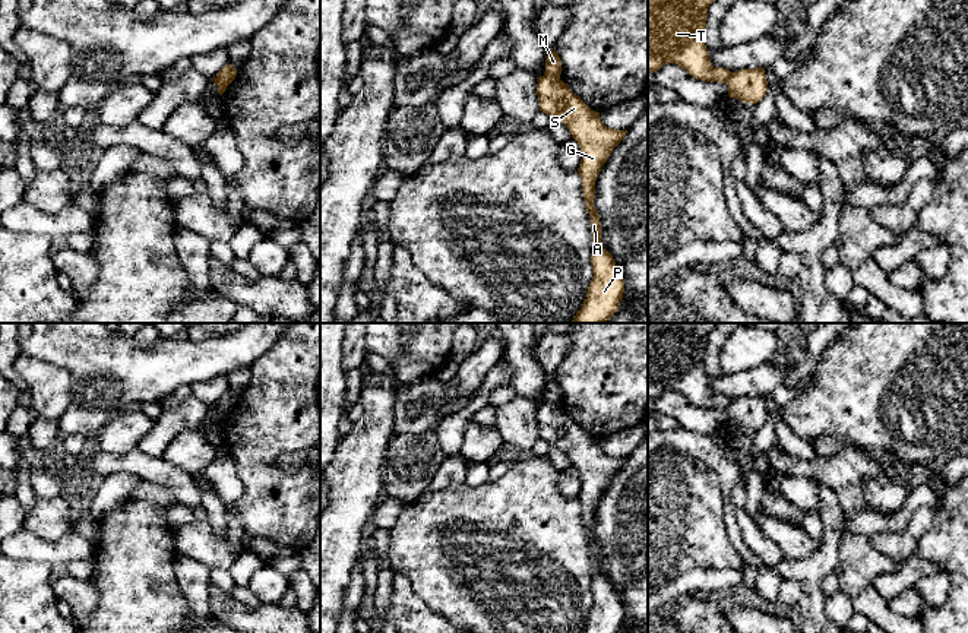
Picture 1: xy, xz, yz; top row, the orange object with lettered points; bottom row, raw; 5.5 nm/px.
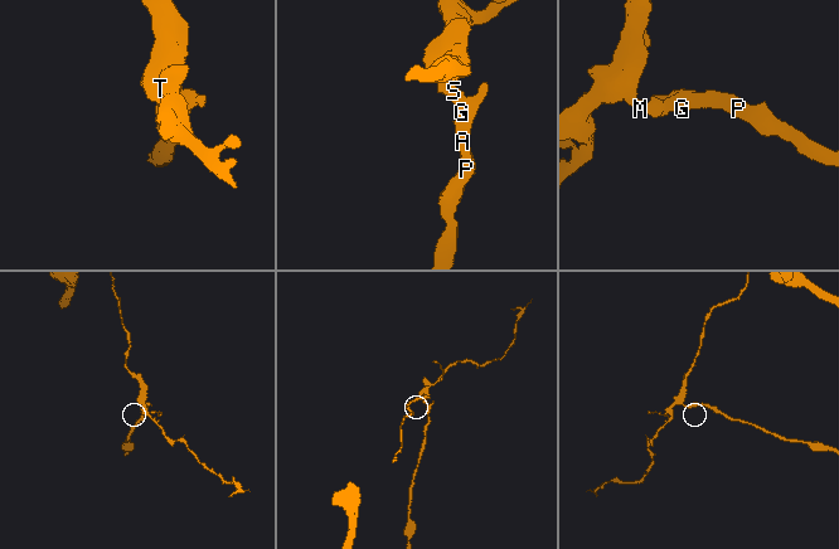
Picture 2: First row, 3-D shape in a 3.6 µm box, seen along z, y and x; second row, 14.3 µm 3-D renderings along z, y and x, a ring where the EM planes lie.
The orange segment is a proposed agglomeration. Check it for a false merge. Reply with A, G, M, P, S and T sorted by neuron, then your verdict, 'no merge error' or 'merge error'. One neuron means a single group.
groups A G M P S T; no merge error

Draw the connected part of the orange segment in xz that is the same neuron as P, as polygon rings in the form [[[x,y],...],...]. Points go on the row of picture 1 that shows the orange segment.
[[[557,51],[545,56],[545,75],[538,77],[540,111],[561,121],[578,142],[582,161],[578,173],[592,228],[591,262],[594,276],[586,298],[570,323],[605,323],[619,310],[624,294],[624,278],[613,256],[604,249],[600,215],[594,205],[595,180],[613,149],[627,130],[614,130],[602,124],[600,113],[591,110],[567,83],[560,79],[561,60]]]

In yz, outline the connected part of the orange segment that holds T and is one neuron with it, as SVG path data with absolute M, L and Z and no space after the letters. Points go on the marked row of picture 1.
M648 0L648 72L676 63L699 80L727 83L730 98L757 104L768 91L765 69L731 73L709 60L703 32L712 1Z

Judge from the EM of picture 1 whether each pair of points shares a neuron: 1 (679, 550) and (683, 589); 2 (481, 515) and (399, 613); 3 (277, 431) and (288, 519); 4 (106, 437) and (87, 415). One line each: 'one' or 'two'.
1: two
2: two
3: one
4: two

